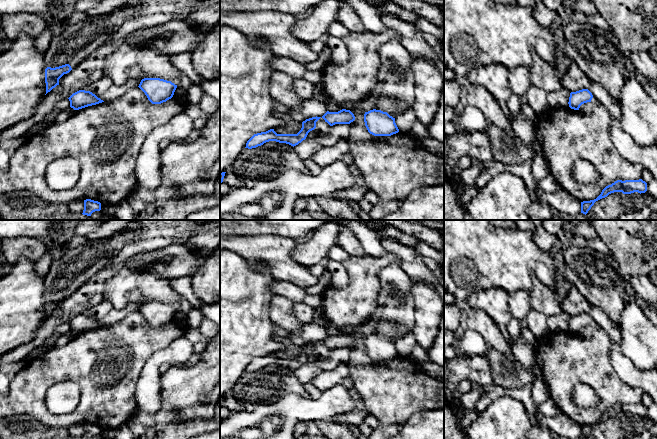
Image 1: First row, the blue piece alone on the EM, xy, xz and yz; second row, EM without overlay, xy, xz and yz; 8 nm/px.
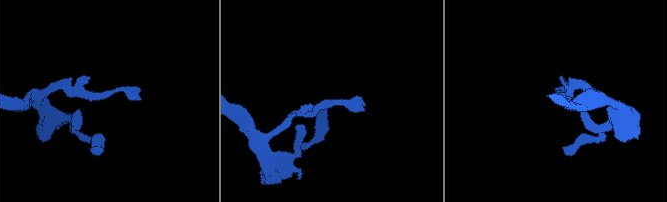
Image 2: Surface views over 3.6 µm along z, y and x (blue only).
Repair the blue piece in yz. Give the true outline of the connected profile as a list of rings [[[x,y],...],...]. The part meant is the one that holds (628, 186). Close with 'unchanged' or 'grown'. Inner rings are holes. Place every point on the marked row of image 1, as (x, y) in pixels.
[[[642,179],[639,180],[617,180],[611,185],[606,186],[601,194],[594,200],[581,202],[581,213],[587,214],[594,203],[602,198],[607,197],[614,192],[622,192],[623,194],[631,194],[634,192],[645,193],[647,191],[647,183]]]; unchanged

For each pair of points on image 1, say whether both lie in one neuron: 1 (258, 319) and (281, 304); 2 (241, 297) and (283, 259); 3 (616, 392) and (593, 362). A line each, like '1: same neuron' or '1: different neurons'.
1: different neurons
2: different neurons
3: same neuron

